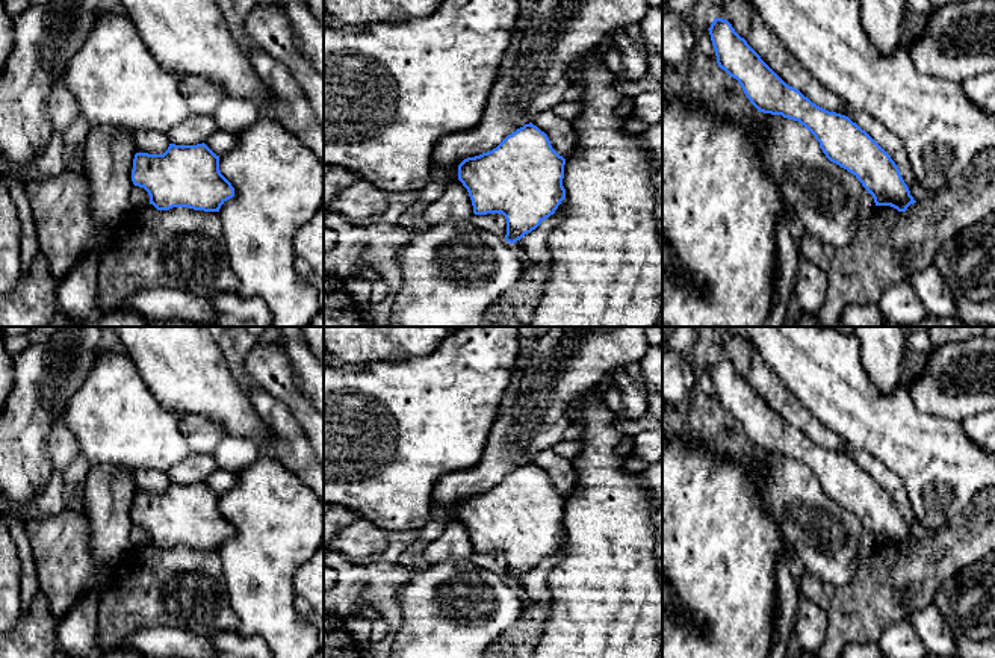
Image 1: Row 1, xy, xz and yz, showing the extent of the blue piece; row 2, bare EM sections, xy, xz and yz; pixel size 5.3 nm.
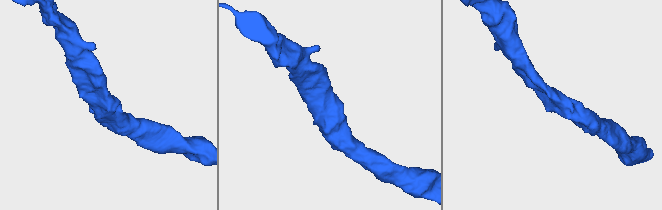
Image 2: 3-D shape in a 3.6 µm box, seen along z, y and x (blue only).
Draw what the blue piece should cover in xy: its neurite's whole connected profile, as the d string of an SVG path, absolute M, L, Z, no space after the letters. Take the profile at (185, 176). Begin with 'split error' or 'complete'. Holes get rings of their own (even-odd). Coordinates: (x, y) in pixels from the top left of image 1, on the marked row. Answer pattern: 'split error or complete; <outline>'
complete; M204 142L197 145L169 144L163 154L136 153L132 182L150 195L150 204L157 210L189 207L194 210L219 212L221 206L234 197L234 188L219 171L219 156Z

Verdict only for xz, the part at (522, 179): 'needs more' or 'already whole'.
already whole

